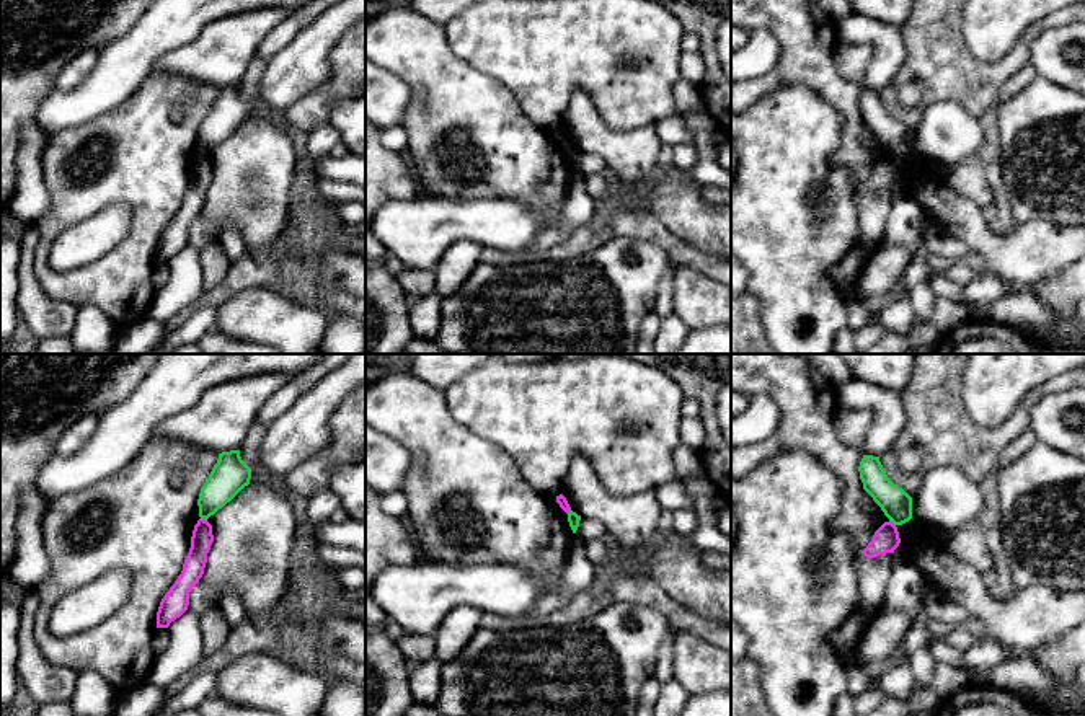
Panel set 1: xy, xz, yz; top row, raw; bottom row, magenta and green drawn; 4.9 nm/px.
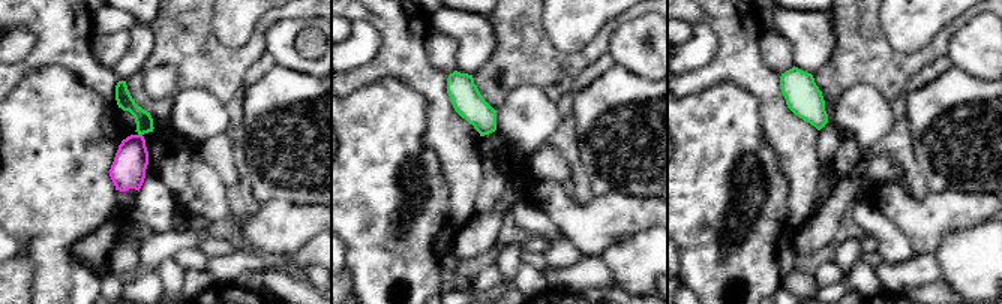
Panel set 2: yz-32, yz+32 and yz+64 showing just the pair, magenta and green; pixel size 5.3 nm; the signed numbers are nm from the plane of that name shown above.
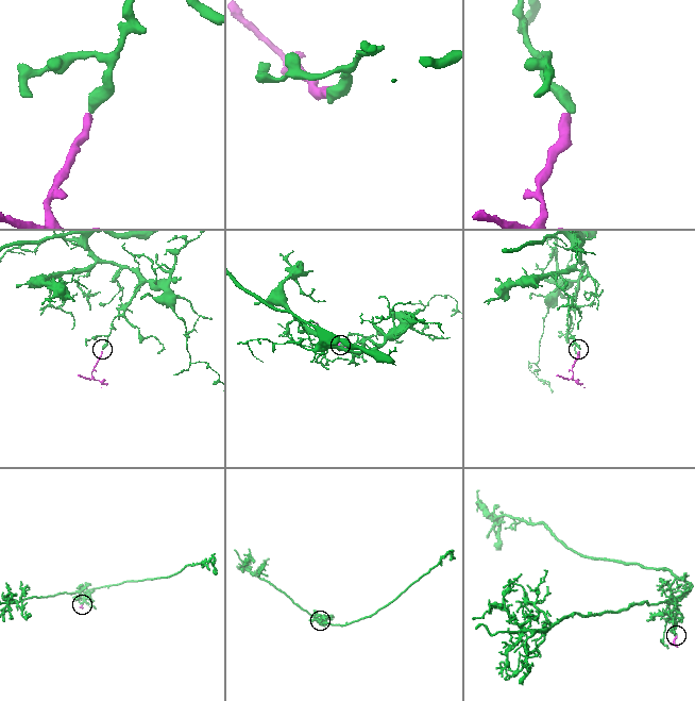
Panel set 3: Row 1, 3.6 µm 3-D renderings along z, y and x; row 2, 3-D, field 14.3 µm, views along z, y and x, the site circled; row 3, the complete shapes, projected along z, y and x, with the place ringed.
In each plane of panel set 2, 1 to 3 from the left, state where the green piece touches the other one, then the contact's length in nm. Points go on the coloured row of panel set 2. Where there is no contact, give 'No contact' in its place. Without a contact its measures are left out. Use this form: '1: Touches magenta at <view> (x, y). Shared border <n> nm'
1: Touches magenta at yz-32 (140, 135). Shared border 30 nm
2: No contact
3: No contact

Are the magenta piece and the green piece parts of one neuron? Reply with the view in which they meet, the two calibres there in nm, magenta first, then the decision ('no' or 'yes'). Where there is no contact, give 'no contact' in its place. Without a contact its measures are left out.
xy | 110/180 nm | no

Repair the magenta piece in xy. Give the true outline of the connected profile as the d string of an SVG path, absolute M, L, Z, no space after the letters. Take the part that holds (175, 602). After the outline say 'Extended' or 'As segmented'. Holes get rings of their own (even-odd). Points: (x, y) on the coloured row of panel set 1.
M199 519L193 530L191 548L184 559L183 571L160 602L157 628L168 628L171 621L188 610L189 592L204 574L212 541L212 525Z. As segmented

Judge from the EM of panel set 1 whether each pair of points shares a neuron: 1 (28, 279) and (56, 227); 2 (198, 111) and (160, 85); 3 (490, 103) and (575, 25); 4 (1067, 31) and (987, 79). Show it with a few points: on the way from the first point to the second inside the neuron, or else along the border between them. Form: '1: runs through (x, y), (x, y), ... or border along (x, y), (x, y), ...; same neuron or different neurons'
1: border along (36, 230), (35, 276), (38, 284), (56, 300); different neurons
2: runs through (201, 97), (193, 87), (175, 87); same neuron
3: border along (473, 66), (496, 77), (514, 95), (529, 118); different neurons
4: border along (1058, 28), (1048, 28), (1030, 44), (1027, 62); different neurons

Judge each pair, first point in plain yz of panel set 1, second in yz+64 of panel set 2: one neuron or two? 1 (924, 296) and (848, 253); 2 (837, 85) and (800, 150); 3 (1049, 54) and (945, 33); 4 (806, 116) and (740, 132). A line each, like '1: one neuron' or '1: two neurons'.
1: one neuron
2: one neuron
3: two neurons
4: one neuron

